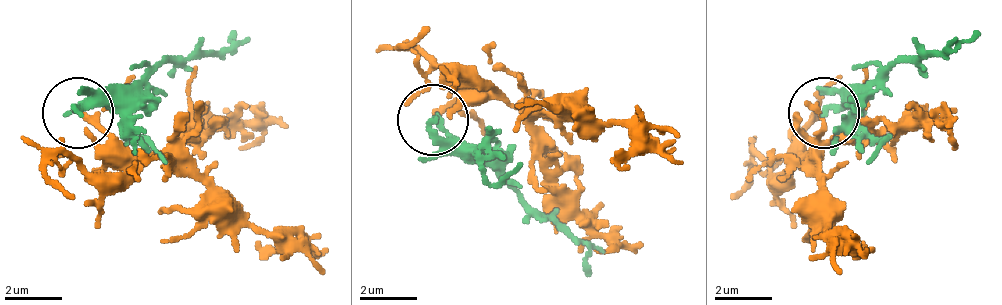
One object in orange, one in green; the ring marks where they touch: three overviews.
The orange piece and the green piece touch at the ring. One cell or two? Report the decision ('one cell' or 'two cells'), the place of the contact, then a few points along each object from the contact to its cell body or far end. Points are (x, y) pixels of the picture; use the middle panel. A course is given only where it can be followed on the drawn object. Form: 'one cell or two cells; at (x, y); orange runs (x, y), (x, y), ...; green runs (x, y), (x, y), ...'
one cell; at (433, 119); orange runs (431, 121), (459, 100), (488, 100), (595, 114), (645, 128), (681, 164); green runs (431, 121), (474, 150), (524, 200), (574, 235), (588, 278)

